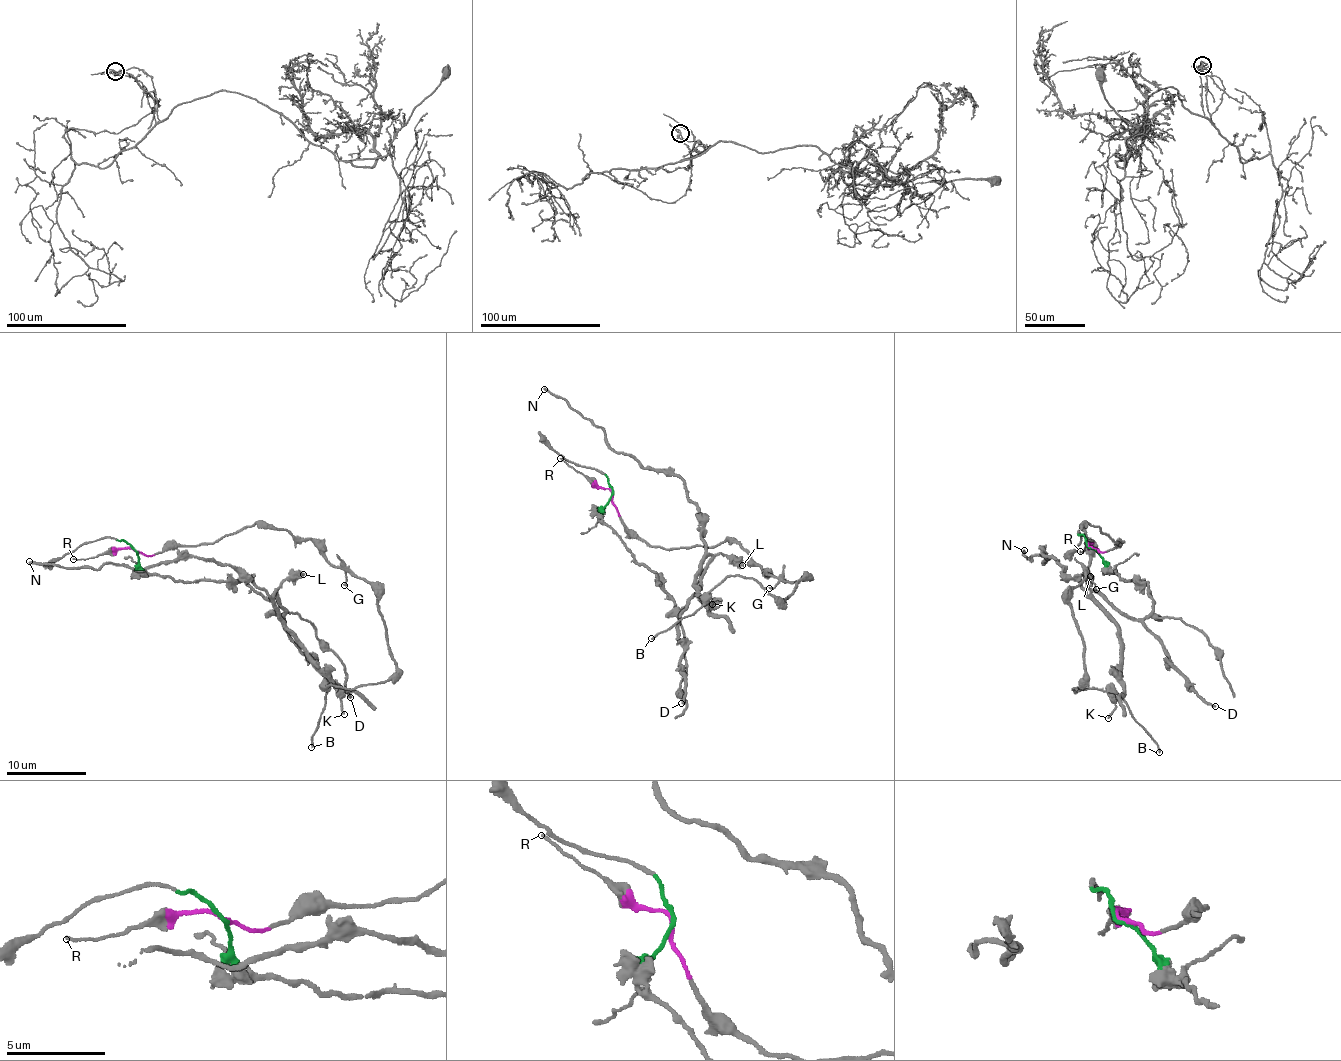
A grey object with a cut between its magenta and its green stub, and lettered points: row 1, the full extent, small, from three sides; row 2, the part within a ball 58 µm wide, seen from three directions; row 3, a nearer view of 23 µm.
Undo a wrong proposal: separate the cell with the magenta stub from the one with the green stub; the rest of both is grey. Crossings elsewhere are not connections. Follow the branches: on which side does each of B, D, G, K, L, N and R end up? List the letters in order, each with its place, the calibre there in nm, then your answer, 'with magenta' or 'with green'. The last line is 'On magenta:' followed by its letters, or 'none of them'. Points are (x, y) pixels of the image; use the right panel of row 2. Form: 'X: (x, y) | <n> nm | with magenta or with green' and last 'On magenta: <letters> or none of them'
B: (1159, 752) | 180 nm | with magenta
D: (1215, 706) | 240 nm | with green
G: (1096, 589) | 180 nm | with magenta
K: (1108, 718) | 170 nm | with green
L: (1090, 576) | 550 nm | with green
N: (1024, 550) | 200 nm | with green
R: (1080, 551) | 120 nm | with magenta
On magenta: B, G, R

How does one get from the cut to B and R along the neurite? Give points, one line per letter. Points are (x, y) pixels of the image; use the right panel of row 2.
B: (1089, 547), (1120, 544), (1081, 525), (1092, 545), (1070, 599), (1086, 671), (1073, 690), (1113, 692), (1159, 753)
R: (1089, 547), (1087, 543), (1093, 543), (1080, 551)

